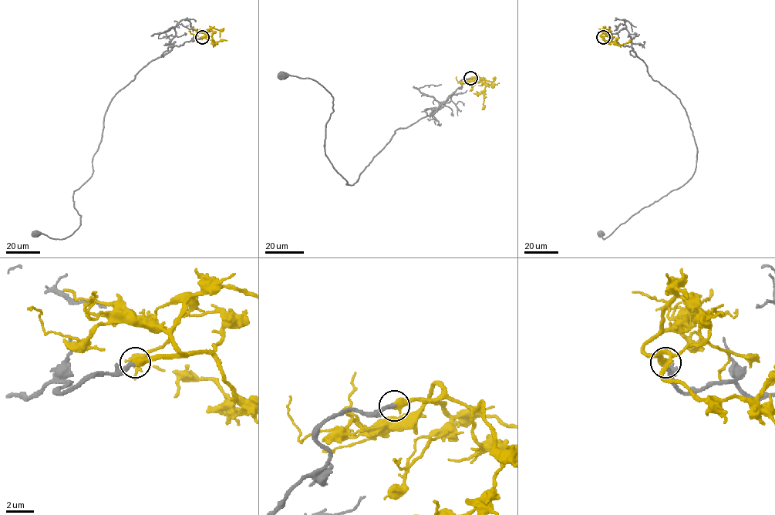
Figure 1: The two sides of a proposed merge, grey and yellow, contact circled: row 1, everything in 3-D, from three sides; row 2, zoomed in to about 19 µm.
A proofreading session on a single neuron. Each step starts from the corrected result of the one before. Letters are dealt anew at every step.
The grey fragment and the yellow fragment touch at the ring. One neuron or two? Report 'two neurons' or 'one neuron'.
one neuron

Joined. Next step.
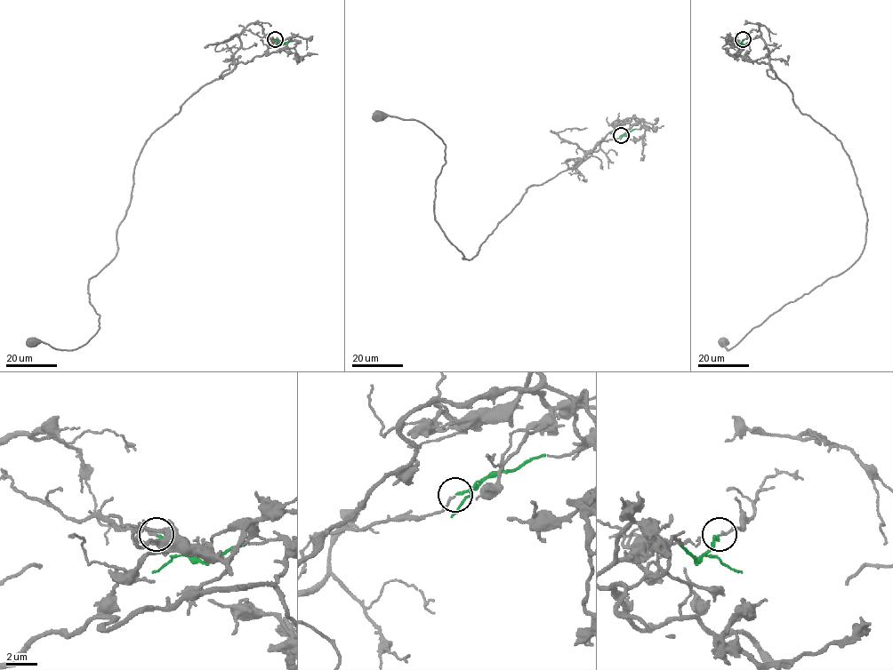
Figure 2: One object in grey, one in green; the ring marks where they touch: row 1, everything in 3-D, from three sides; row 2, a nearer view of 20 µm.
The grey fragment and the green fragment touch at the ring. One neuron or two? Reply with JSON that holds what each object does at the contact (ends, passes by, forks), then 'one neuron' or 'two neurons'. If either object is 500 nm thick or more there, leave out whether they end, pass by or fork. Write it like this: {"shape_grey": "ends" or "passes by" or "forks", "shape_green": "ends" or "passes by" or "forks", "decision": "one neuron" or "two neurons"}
{"shape_grey": "ends", "shape_green": "ends", "decision": "one neuron"}

